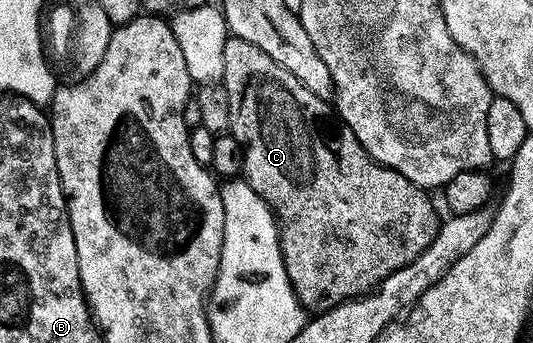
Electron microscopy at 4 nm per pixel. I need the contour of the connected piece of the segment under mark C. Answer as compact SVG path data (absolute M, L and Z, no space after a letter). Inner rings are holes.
M236 35L227 38L224 42L224 74L220 83L226 89L230 103L228 132L242 146L241 175L250 183L252 190L256 190L256 194L260 194L260 198L264 198L266 205L274 211L274 219L278 222L278 241L282 247L282 257L290 279L290 289L296 294L296 298L302 303L307 313L321 314L330 308L335 308L338 304L345 304L347 300L353 300L377 288L382 280L388 278L394 271L400 270L401 267L408 266L410 262L423 254L424 250L428 249L429 244L436 238L440 227L438 212L434 209L433 202L430 201L431 193L425 188L414 185L396 170L386 168L374 161L360 146L360 142L356 140L352 130L341 122L335 122L336 116L333 111L326 112L327 101L312 94L312 90L308 90L308 86L304 86L292 74L288 74L288 70L284 70L284 66L280 66L275 60L268 58L268 54L264 54L264 50L260 50L260 46L252 46L252 42L244 42L244 38ZM332 122L334 125L330 128L329 144L326 141L326 124Z

